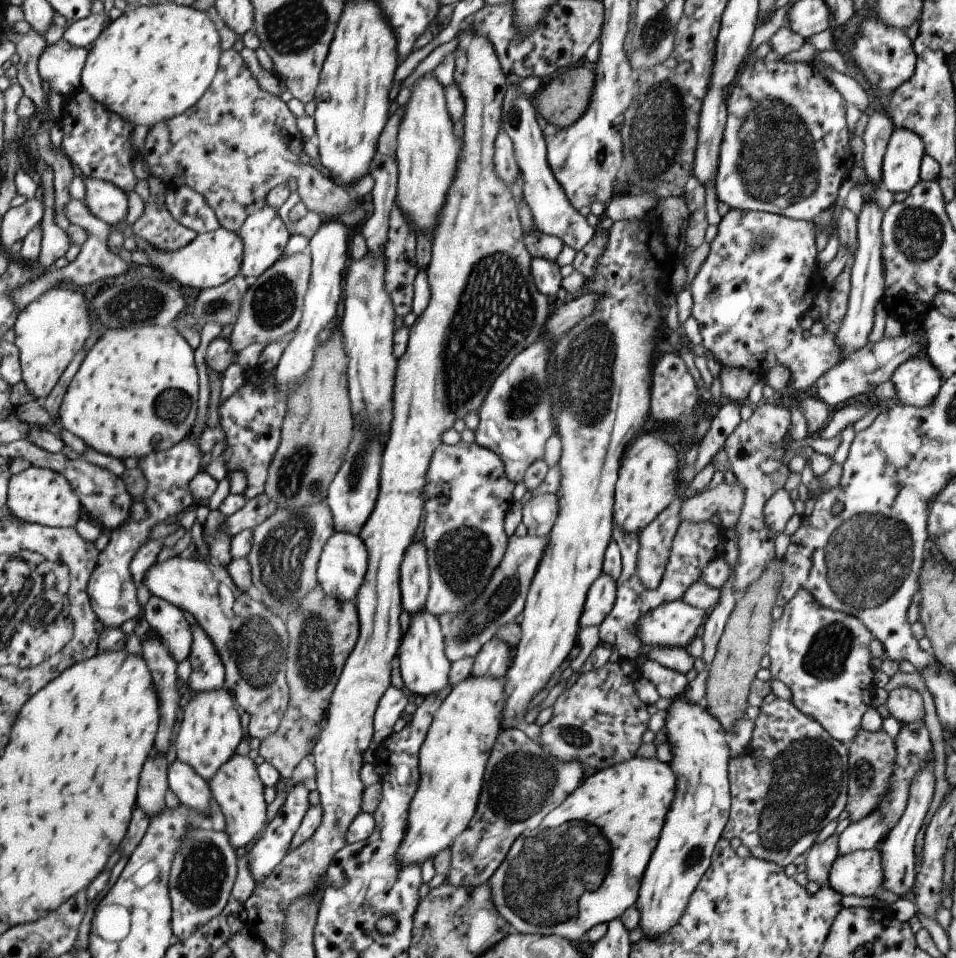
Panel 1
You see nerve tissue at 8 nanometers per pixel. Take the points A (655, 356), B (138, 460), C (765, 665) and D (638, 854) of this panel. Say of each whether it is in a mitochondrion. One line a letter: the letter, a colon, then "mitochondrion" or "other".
A: other
B: other
C: other
D: other

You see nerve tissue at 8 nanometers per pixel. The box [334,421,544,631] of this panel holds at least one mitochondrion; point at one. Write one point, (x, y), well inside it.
(463, 554)

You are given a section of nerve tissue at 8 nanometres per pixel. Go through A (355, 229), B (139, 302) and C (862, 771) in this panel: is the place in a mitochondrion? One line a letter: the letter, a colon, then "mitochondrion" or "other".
A: other
B: mitochondrion
C: mitochondrion

